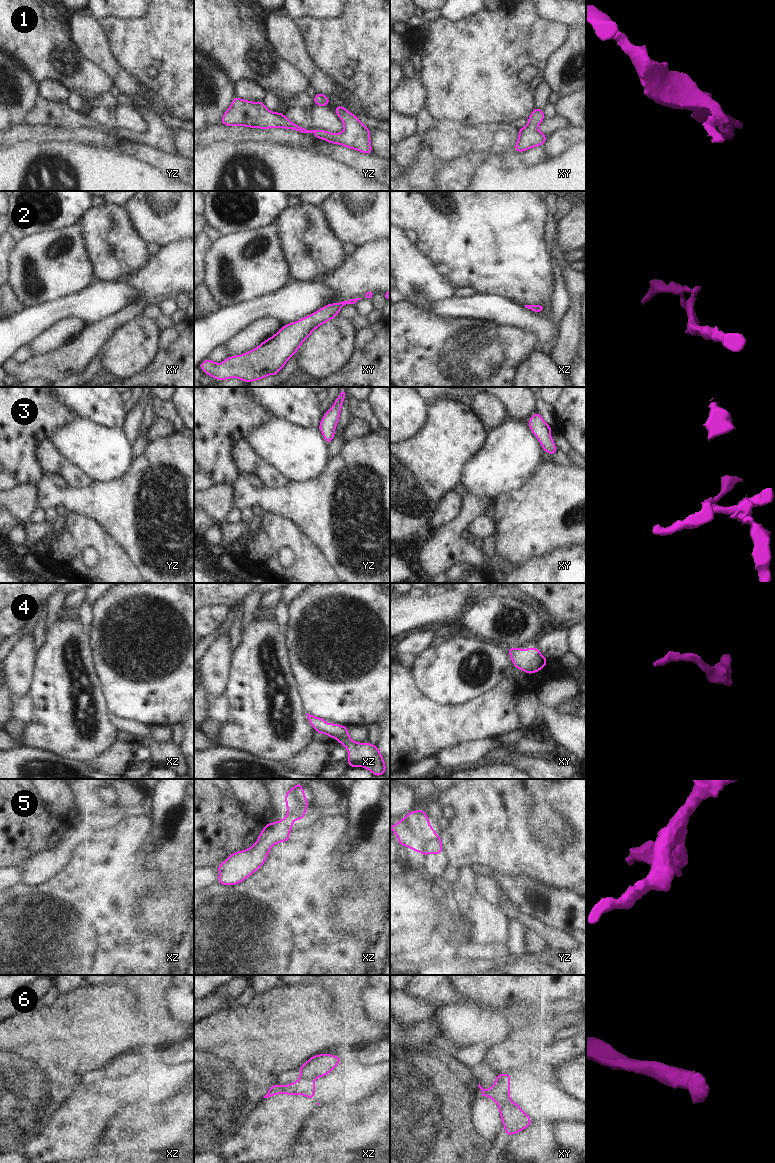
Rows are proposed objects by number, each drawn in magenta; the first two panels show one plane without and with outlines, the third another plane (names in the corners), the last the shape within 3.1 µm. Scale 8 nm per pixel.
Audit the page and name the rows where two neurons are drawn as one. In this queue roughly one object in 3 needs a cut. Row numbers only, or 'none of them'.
6

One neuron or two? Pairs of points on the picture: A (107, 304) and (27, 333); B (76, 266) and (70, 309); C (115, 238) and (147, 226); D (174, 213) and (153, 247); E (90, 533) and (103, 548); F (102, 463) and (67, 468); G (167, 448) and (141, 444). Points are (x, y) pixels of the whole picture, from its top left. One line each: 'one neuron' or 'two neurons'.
A: one neuron
B: two neurons
C: two neurons
D: two neurons
E: one neuron
F: two neurons
G: two neurons

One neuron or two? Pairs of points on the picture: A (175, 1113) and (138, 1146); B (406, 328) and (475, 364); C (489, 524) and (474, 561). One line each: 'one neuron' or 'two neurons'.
A: one neuron
B: one neuron
C: two neurons

